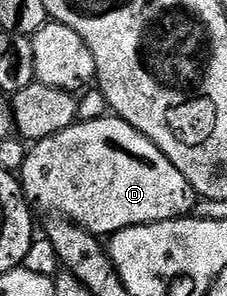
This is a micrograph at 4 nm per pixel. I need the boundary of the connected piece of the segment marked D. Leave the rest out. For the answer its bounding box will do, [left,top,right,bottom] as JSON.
[18,115,198,237]

